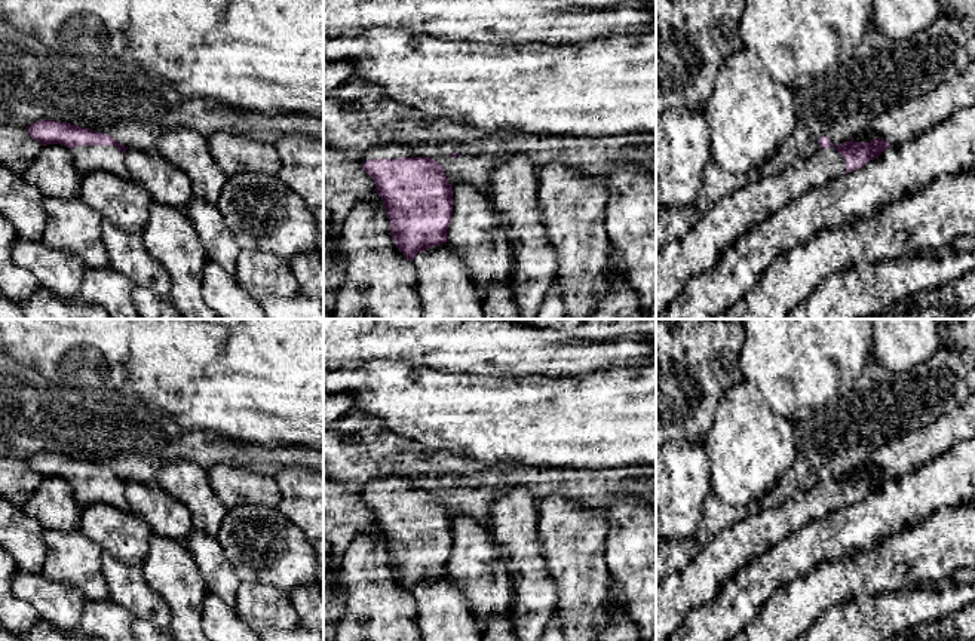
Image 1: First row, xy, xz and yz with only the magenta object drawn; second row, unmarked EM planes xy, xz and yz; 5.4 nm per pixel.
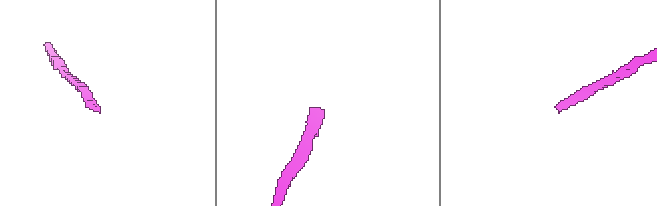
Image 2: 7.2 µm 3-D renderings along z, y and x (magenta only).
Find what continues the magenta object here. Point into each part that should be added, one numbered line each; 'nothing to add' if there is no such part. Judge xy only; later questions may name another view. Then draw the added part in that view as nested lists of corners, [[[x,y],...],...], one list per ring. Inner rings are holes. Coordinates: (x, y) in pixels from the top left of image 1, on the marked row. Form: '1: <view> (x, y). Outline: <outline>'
1: xy (86, 158). Outline: [[[76,145],[70,148],[77,171],[85,175],[92,171],[105,171],[125,178],[125,153],[116,145]]]

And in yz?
1: yz (698, 250). Outline: [[[834,147],[819,148],[812,157],[795,159],[776,174],[764,172],[757,183],[745,183],[733,194],[717,202],[692,229],[687,229],[675,242],[666,243],[656,254],[656,319],[668,312],[668,307],[678,298],[690,277],[714,267],[723,251],[751,227],[772,217],[791,199],[821,187],[844,172],[846,159]]]

